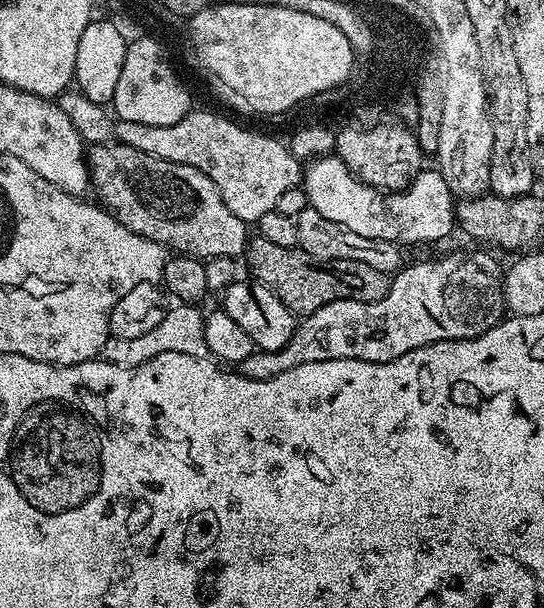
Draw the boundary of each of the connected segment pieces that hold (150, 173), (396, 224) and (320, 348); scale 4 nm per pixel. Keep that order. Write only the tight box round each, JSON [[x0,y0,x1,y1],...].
[[87,142,250,261],[302,154,456,246],[238,250,506,380]]

